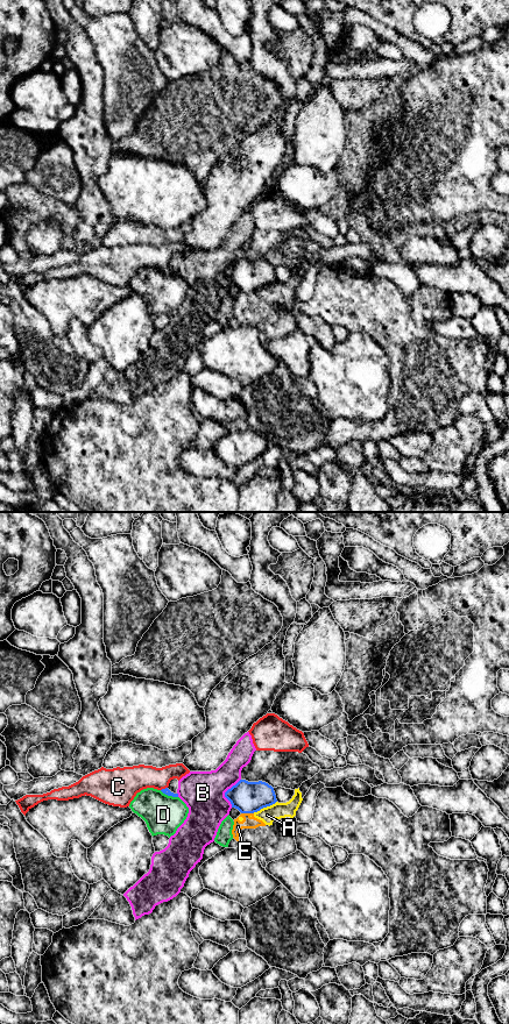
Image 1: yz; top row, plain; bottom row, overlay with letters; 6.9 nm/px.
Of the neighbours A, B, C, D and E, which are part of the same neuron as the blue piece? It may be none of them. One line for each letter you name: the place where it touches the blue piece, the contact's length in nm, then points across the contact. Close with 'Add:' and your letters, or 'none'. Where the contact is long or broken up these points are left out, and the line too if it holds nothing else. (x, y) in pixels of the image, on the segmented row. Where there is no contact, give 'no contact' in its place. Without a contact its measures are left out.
Add: none

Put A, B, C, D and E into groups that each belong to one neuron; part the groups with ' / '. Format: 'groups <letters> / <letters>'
groups A E / B / C / D

